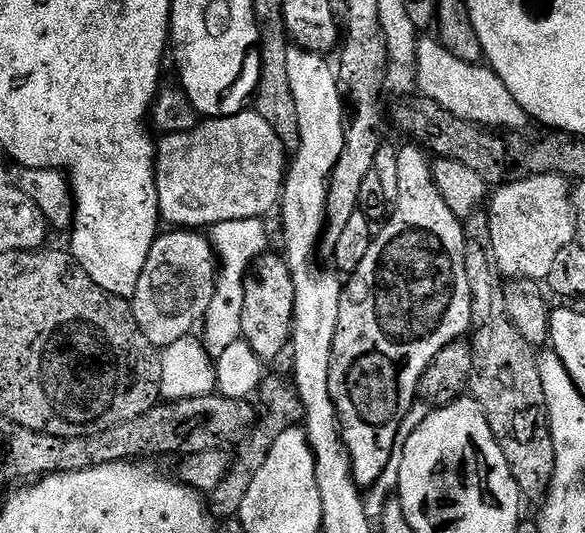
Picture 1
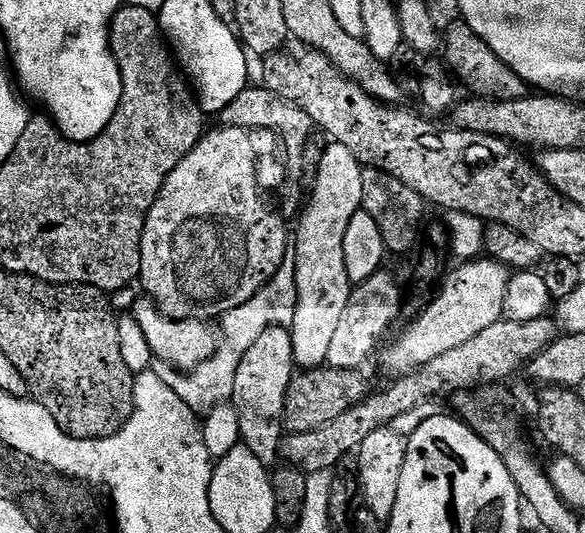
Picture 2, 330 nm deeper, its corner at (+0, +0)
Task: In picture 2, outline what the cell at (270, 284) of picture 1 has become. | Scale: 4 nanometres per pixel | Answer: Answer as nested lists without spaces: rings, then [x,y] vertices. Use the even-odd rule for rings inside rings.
[[[286,328],[266,330],[238,362],[238,374],[234,374],[234,394],[230,401],[238,414],[240,439],[266,466],[272,466],[280,460],[280,443],[284,440],[284,403],[290,390],[290,382],[297,375],[298,369],[294,358],[292,333]]]

